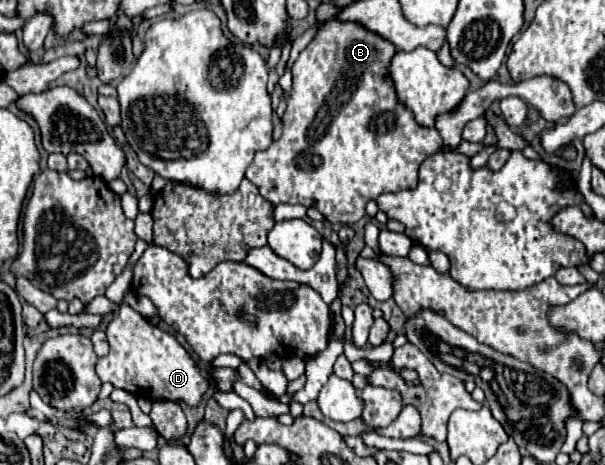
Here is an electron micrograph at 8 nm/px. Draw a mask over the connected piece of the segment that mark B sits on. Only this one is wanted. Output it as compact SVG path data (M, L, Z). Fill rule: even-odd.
M329 20L319 30L319 34L299 54L297 62L291 68L291 72L293 72L293 92L291 92L291 98L287 102L287 110L283 114L283 134L281 134L281 138L277 142L273 142L267 150L257 152L255 160L247 168L247 180L251 180L259 188L259 192L265 200L269 200L273 206L277 206L277 204L303 204L307 208L315 206L331 224L355 224L357 220L361 220L365 216L365 204L369 202L369 198L377 198L383 192L399 192L399 190L405 190L405 188L415 188L419 164L427 156L439 152L439 148L443 146L443 140L439 138L439 132L435 128L419 126L415 122L413 114L403 104L397 102L395 90L391 90L391 80L385 78L387 76L387 62L393 58L395 52L397 52L397 48L391 42L383 40L381 36L377 36L369 30L363 30L363 26L359 26L355 22Z

